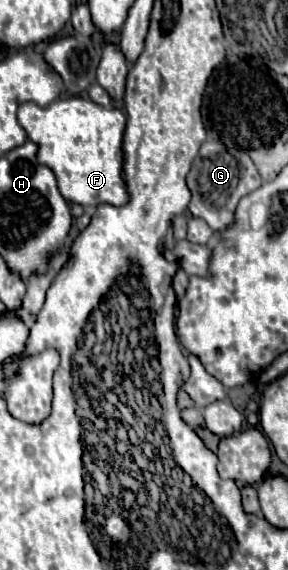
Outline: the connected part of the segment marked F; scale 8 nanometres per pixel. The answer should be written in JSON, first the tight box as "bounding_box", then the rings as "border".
{"bounding_box":[17,97,127,209],"border":[[[61,97],[43,109],[23,103],[17,117],[27,137],[39,147],[37,161],[53,171],[65,201],[89,209],[99,203],[109,203],[115,207],[127,203],[121,149],[125,131],[123,111],[115,107],[101,107],[83,97]]]}

